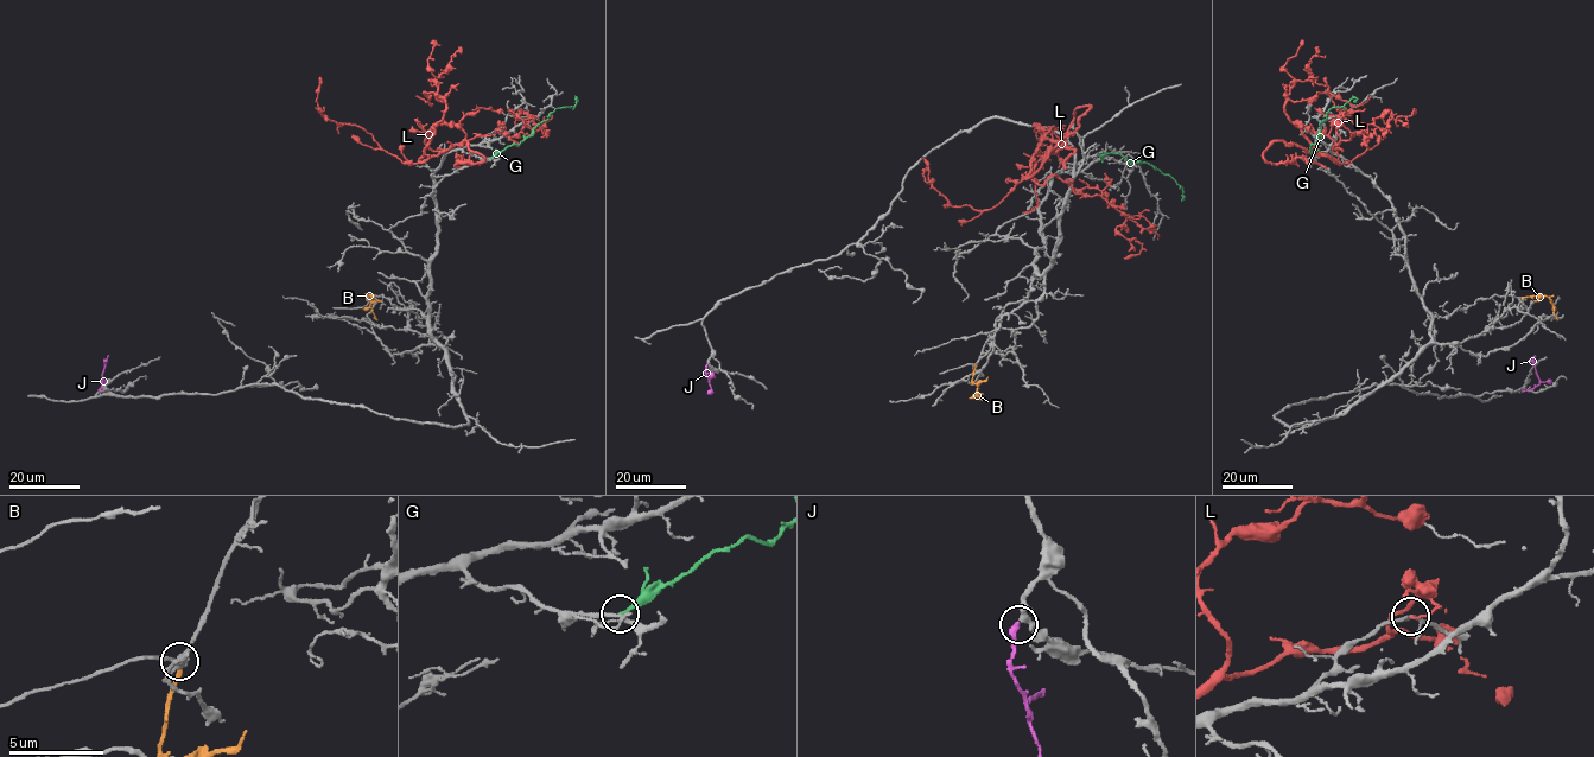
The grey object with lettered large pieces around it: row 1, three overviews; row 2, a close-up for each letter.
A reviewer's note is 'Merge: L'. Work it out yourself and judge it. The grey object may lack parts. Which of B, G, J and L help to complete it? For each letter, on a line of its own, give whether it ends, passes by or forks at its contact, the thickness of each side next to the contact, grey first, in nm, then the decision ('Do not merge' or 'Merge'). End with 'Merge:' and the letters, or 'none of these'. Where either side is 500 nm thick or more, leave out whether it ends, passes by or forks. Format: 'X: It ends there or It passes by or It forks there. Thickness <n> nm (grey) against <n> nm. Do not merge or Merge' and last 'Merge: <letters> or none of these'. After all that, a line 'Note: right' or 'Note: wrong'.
B: It ends there. Thickness 280 nm (grey) against 240 nm. Do not merge
G: It ends there. Thickness 180 nm (grey) against 220 nm. Do not merge
J: It ends there. Thickness 220 nm (grey) against 320 nm. Merge
L: It ends there. Thickness 150 nm (grey) against 90 nm. Do not merge
Merge: J
Note: wrong

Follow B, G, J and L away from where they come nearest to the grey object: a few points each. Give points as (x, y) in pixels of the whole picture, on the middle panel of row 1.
B: (975, 364), (971, 381), (977, 386), (977, 396), (983, 400)
G: (1098, 154), (1115, 152), (1128, 161), (1145, 161), (1170, 175), (1180, 185), (1182, 199), (1183, 196)
J: (706, 364), (710, 382), (715, 377)
L: (1105, 179), (1100, 195), (1054, 175), (1039, 185), (1041, 145), (1027, 177), (1090, 106), (1065, 169)

